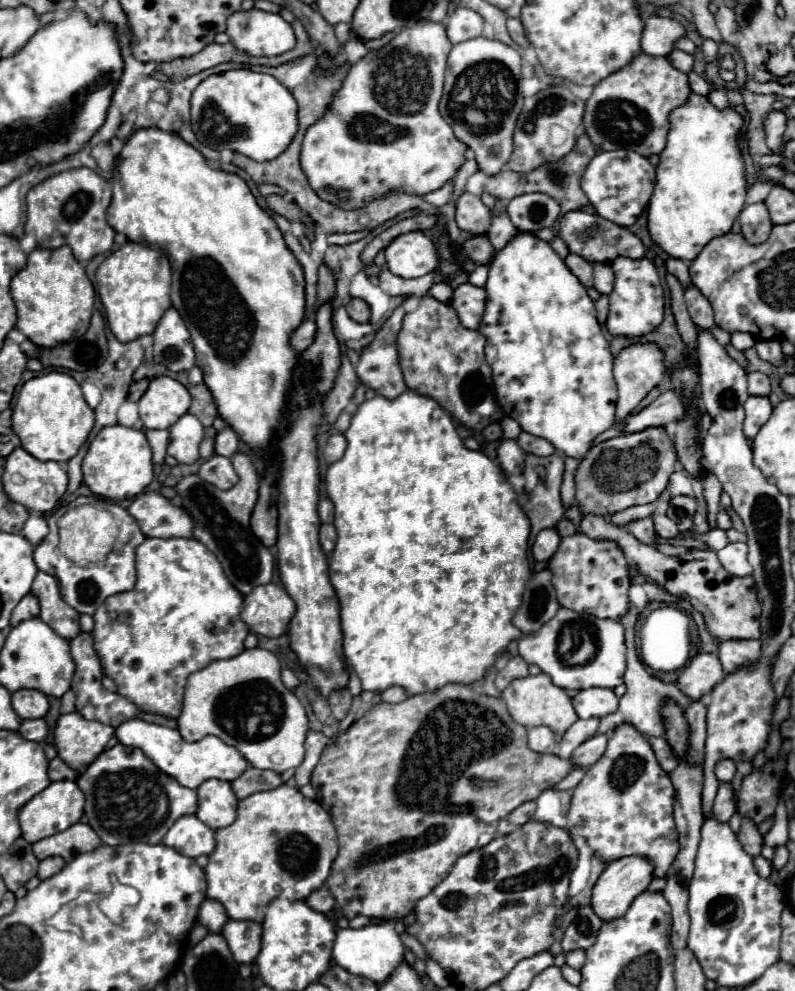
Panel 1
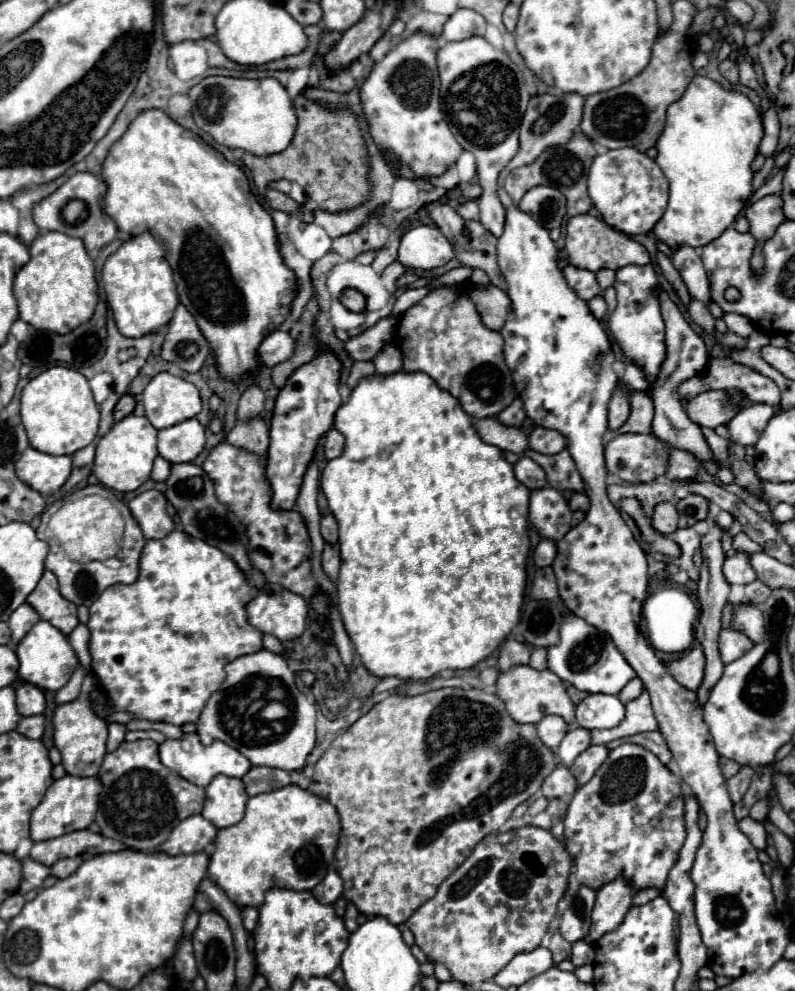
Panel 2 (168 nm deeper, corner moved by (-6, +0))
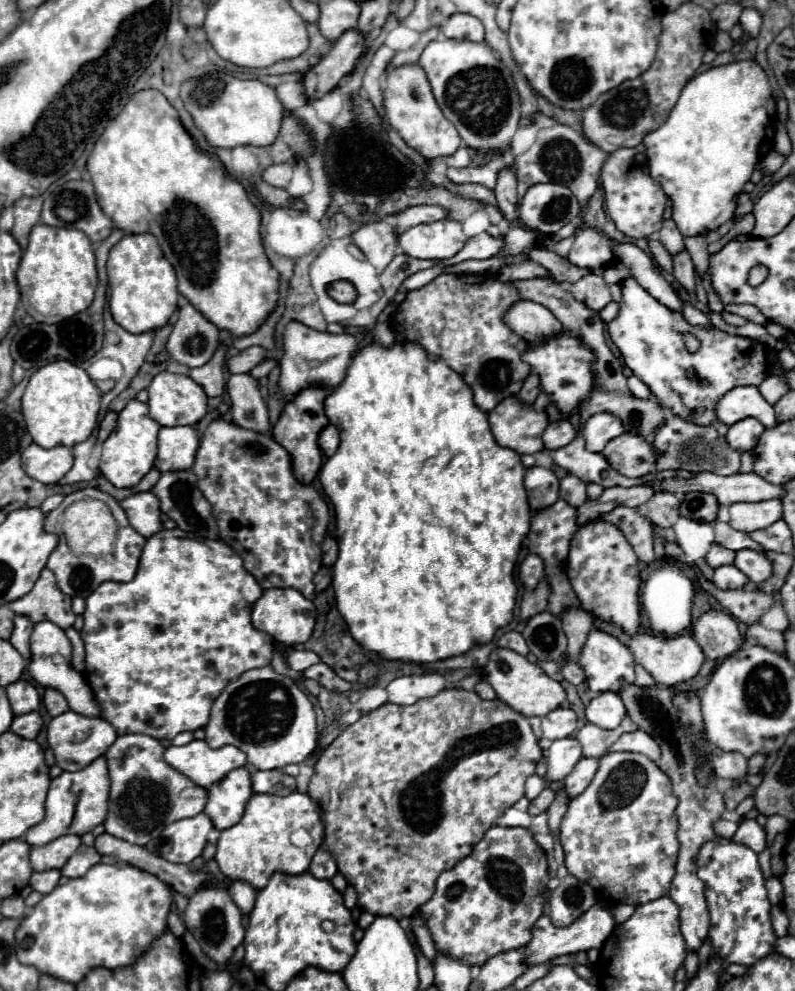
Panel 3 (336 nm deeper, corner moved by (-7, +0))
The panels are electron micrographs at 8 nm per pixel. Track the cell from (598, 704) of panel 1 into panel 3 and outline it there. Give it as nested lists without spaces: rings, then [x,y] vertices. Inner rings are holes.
[[[609,691],[609,693],[601,693],[599,697],[595,697],[587,705],[585,715],[587,715],[587,721],[591,721],[593,725],[601,729],[615,729],[627,715],[627,711],[625,711],[625,705],[621,703],[621,697]]]

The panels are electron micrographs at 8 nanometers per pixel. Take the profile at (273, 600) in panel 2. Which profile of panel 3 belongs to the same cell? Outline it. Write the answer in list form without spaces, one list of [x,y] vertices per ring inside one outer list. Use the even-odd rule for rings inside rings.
[[[267,589],[263,591],[263,597],[255,603],[253,607],[253,625],[259,631],[269,633],[277,643],[285,643],[289,647],[293,645],[301,645],[305,643],[315,627],[315,617],[317,617],[317,609],[313,605],[311,599],[303,597],[297,589]]]

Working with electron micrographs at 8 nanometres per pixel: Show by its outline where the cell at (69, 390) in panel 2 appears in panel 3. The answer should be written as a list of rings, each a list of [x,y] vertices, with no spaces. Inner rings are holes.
[[[59,359],[43,365],[31,375],[21,401],[27,431],[37,445],[45,449],[55,445],[73,447],[75,443],[85,441],[93,433],[99,415],[101,391],[89,379],[85,369],[65,359]]]

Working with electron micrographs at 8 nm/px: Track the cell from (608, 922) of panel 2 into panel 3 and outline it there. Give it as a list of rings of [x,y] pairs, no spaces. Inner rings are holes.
[[[601,903],[593,905],[585,915],[581,915],[577,921],[573,921],[569,927],[555,927],[547,915],[541,915],[537,919],[537,923],[531,927],[531,941],[523,947],[527,957],[525,963],[529,967],[539,965],[539,963],[547,963],[559,955],[571,955],[571,953],[579,953],[579,951],[589,951],[589,949],[599,949],[603,947],[605,939],[609,939],[609,935],[613,933],[615,921],[613,915],[607,907],[603,907]]]

